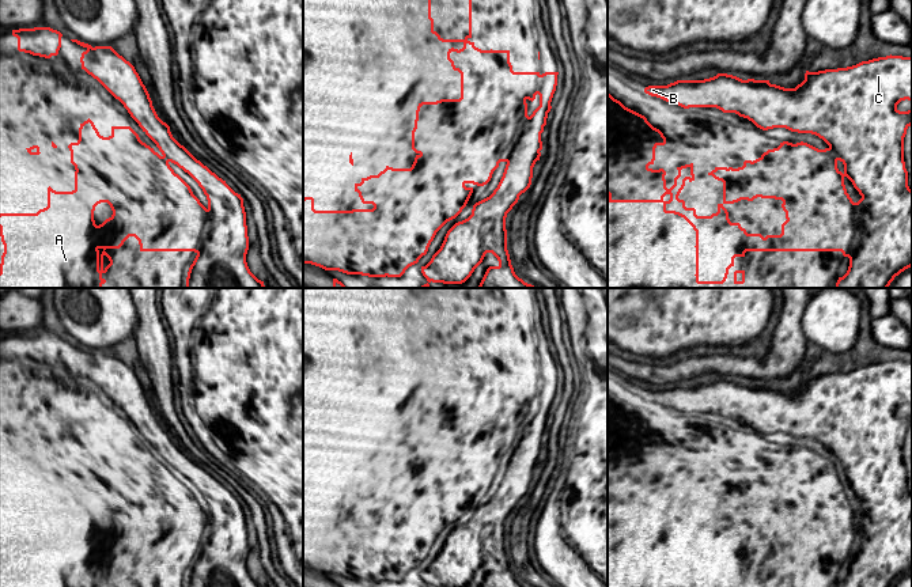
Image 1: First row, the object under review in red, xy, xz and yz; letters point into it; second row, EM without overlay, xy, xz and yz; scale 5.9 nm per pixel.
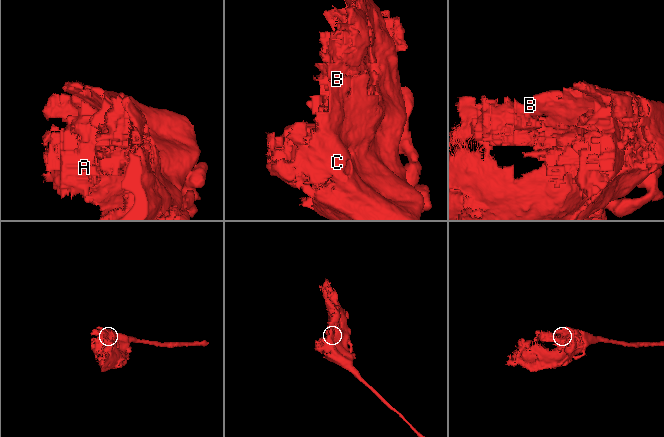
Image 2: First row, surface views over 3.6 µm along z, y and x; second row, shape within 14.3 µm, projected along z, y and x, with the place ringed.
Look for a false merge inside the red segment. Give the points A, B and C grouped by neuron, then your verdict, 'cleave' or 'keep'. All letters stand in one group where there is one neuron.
A B C; keep

